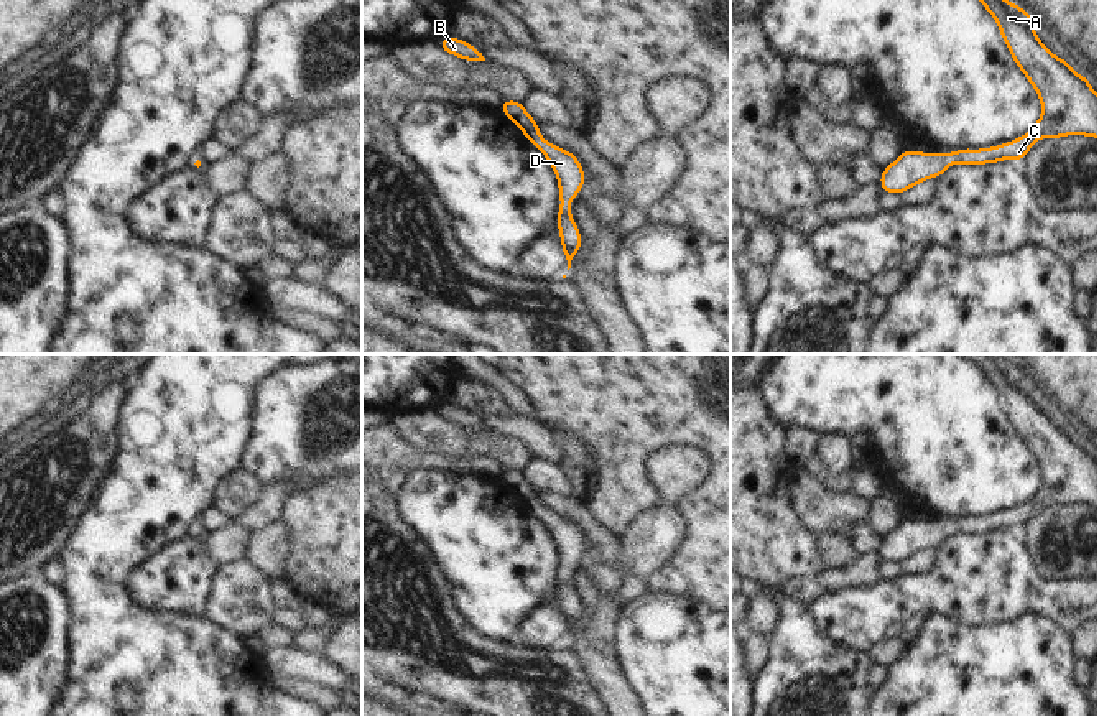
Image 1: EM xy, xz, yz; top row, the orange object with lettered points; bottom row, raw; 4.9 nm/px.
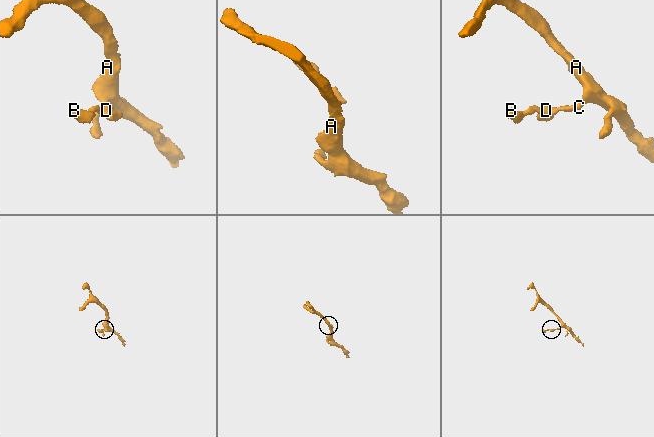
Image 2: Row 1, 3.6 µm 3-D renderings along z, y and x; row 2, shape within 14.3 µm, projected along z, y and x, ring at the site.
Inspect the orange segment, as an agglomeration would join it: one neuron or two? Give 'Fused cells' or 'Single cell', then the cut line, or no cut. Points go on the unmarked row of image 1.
Single cell. No split.

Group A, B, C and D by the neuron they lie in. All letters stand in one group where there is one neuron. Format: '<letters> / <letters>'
A B C D

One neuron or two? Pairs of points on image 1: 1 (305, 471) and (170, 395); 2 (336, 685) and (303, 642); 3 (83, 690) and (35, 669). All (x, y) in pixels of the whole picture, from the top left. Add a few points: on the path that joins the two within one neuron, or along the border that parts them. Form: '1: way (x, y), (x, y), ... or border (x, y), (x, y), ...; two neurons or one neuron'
1: border (254, 402), (252, 428), (239, 466); two neurons
2: border (293, 644), (301, 650), (319, 655); two neurons
3: border (68, 644), (66, 678), (56, 698); two neurons

